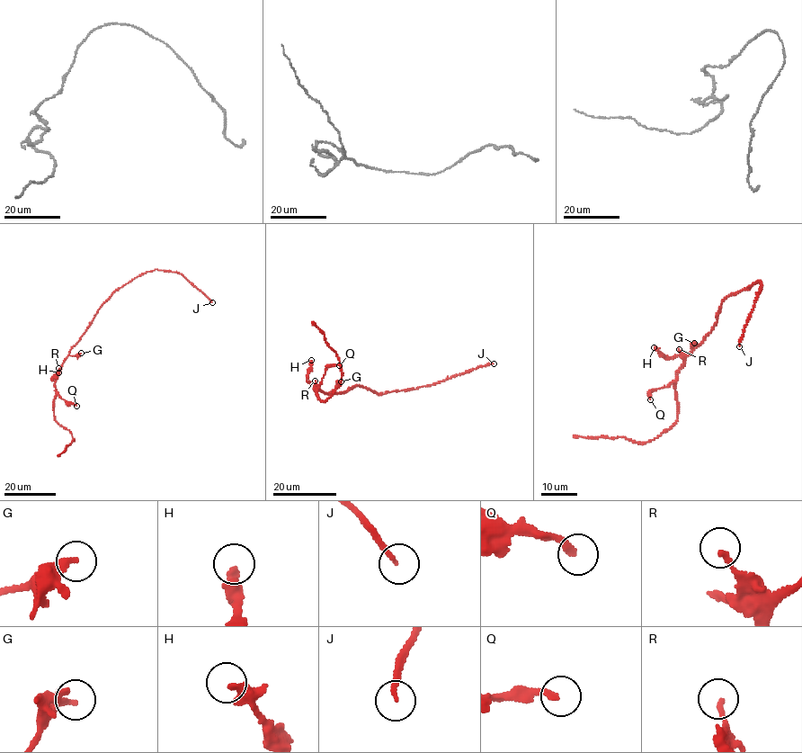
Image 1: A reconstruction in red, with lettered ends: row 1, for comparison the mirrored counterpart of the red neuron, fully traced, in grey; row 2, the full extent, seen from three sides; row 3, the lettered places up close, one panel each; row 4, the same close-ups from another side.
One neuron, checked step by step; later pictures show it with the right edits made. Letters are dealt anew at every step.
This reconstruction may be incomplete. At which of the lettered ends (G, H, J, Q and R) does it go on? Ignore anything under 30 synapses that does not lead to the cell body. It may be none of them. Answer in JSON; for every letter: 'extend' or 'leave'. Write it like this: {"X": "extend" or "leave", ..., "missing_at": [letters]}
{"G": "leave", "H": "leave", "J": "extend", "Q": "leave", "R": "leave", "missing_at": ["J"]}

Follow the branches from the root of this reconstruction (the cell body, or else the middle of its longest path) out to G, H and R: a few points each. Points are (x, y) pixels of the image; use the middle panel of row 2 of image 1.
G: (340, 393), (329, 393), (341, 381)
H: (340, 393), (326, 394), (307, 380), (311, 360)
R: (340, 393), (326, 394), (316, 388), (315, 380)

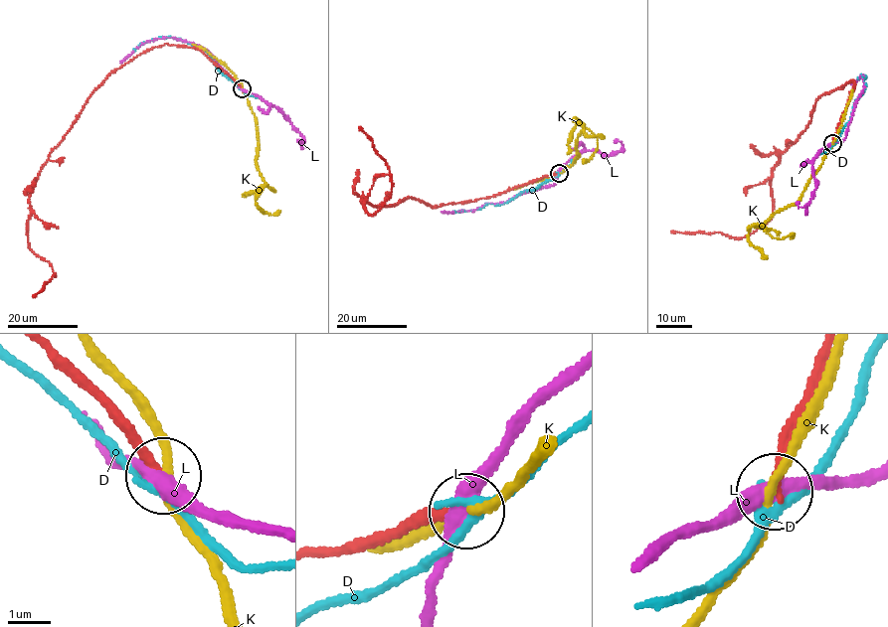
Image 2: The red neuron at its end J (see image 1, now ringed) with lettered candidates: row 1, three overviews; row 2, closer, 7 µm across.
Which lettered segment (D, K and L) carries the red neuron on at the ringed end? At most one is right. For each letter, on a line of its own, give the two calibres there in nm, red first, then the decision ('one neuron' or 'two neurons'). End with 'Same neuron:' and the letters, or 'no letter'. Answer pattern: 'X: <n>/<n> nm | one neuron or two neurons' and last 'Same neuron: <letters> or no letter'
D: 180/180 nm | two neurons
K: 200/200 nm | two neurons
L: 240/360 nm | two neurons
Same neuron: no letter

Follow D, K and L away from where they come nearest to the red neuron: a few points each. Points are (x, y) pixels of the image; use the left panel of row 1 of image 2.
D: (242, 88), (216, 67), (206, 51), (184, 41), (169, 37), (152, 39), (133, 50)
K: (242, 88), (255, 118), (259, 149), (256, 157), (266, 184), (256, 205), (270, 214), (280, 211)
L: (242, 88), (206, 50), (185, 41), (168, 37), (147, 41), (120, 62)

